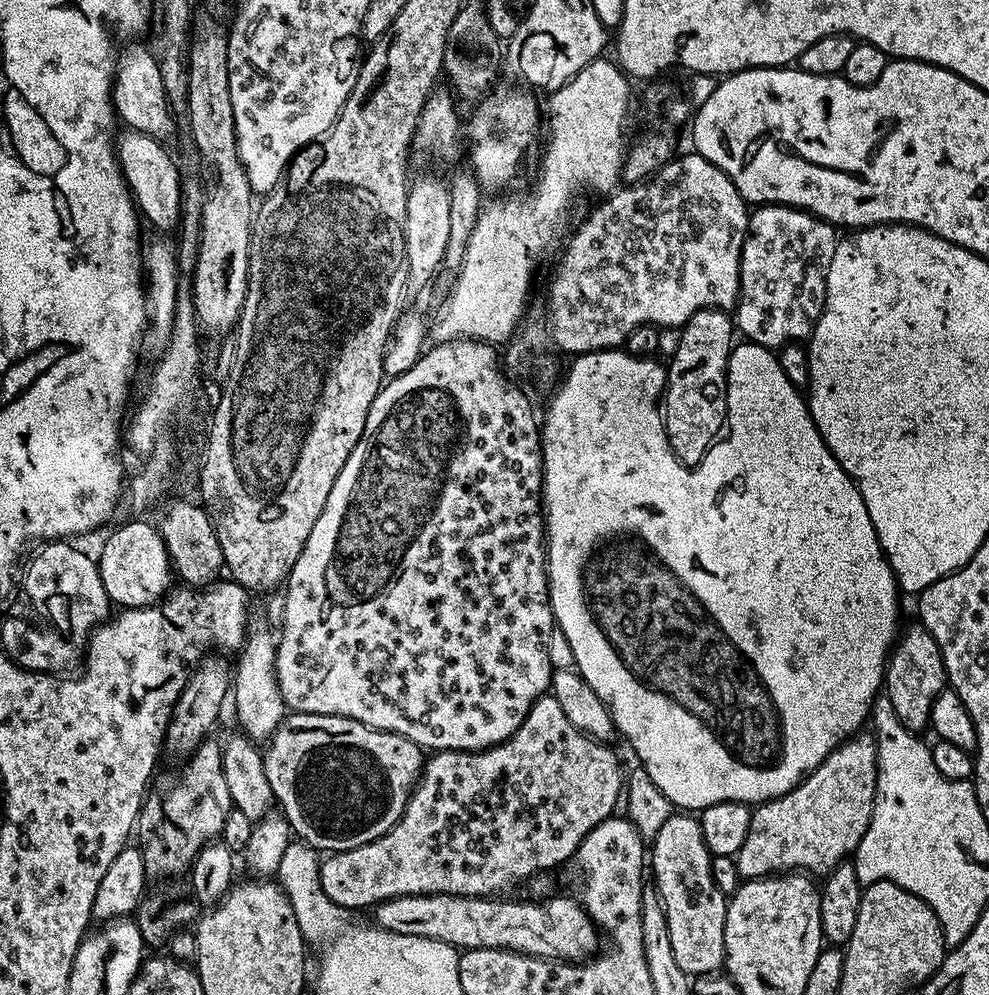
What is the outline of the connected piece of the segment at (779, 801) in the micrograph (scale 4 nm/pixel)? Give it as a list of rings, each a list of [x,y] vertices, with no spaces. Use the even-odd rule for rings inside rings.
[[[857,734],[844,741],[818,765],[794,790],[782,794],[765,804],[752,808],[750,830],[746,830],[746,842],[734,857],[741,877],[759,880],[762,876],[792,874],[799,870],[820,878],[834,871],[855,853],[870,818],[876,801],[876,738],[875,735]]]

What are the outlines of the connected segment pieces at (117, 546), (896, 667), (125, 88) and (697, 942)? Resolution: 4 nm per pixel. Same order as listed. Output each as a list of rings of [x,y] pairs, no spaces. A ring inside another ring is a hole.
[[[132,520],[121,528],[116,528],[108,536],[104,549],[98,555],[100,573],[102,574],[102,586],[106,586],[106,594],[113,605],[125,608],[148,608],[152,604],[158,604],[168,595],[173,587],[174,569],[171,557],[168,556],[167,546],[164,544],[160,531],[155,523],[147,524],[144,520]]]
[[[913,622],[905,632],[903,629],[899,633],[884,670],[884,688],[890,702],[894,702],[894,714],[898,714],[902,726],[906,726],[911,732],[923,733],[923,728],[927,729],[929,727],[928,719],[930,718],[930,710],[934,706],[934,698],[938,698],[938,694],[945,686],[944,663],[942,662],[938,642],[934,642],[934,638],[924,629],[923,624]]]
[[[135,44],[127,45],[125,48],[127,48],[124,52],[123,50],[117,55],[116,60],[116,69],[113,72],[113,86],[112,86],[112,102],[113,107],[116,110],[117,117],[124,123],[124,121],[127,123],[125,124],[131,131],[135,132],[142,132],[147,134],[148,136],[154,137],[156,140],[161,142],[168,142],[168,139],[170,139],[176,132],[176,124],[174,122],[174,118],[170,112],[170,108],[168,106],[168,100],[166,98],[166,88],[164,86],[164,78],[162,76],[162,70],[157,62],[157,60],[154,58],[153,54],[146,50],[142,46],[134,46]]]
[[[673,814],[663,823],[658,834],[650,840],[650,876],[654,881],[656,893],[660,895],[660,901],[664,907],[666,914],[666,926],[670,926],[670,947],[674,950],[674,958],[678,961],[678,966],[682,966],[682,970],[690,978],[699,978],[701,976],[711,976],[719,973],[724,968],[724,939],[726,938],[726,910],[728,909],[728,901],[722,894],[722,890],[718,890],[718,886],[714,886],[714,878],[712,877],[712,853],[708,851],[706,842],[702,838],[702,826],[699,819],[692,814]]]

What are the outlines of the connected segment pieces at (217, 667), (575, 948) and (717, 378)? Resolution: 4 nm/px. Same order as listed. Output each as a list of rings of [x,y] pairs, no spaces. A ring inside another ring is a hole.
[[[212,654],[200,661],[189,676],[178,702],[172,707],[172,717],[164,735],[164,748],[179,758],[187,758],[195,752],[198,745],[209,739],[212,727],[224,708],[224,700],[230,696],[230,668]]]
[[[434,894],[433,896],[399,896],[393,900],[383,900],[380,904],[375,905],[376,912],[375,927],[385,928],[394,934],[414,934],[418,938],[434,938],[447,944],[452,944],[458,950],[467,950],[469,948],[509,948],[511,952],[521,952],[524,956],[541,956],[543,960],[554,960],[557,962],[583,962],[595,955],[602,944],[602,936],[598,931],[596,923],[588,916],[587,910],[583,903],[577,899],[571,900],[568,896],[553,895],[545,902],[529,902],[523,904],[520,900],[500,900],[504,898],[489,898],[486,896],[447,896],[446,894]]]
[[[718,308],[698,310],[680,328],[681,341],[678,348],[666,364],[666,387],[662,392],[662,415],[664,433],[670,450],[682,464],[695,466],[716,443],[725,431],[726,417],[726,374],[728,373],[728,355],[734,347],[734,320],[727,311]]]

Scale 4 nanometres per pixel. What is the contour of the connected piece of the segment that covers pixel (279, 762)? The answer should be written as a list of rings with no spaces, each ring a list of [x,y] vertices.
[[[292,712],[285,715],[284,721],[280,723],[272,739],[267,741],[262,755],[264,758],[264,769],[266,770],[264,781],[270,786],[278,808],[280,804],[281,809],[279,808],[279,811],[282,813],[284,819],[287,820],[289,829],[295,835],[297,832],[301,836],[297,837],[309,849],[315,850],[320,854],[335,854],[337,852],[345,852],[346,850],[354,850],[358,846],[366,846],[366,842],[374,842],[378,838],[382,838],[382,834],[390,831],[402,818],[404,808],[408,804],[408,799],[412,796],[412,789],[416,787],[416,781],[419,780],[420,774],[424,770],[426,759],[425,749],[420,748],[414,742],[410,742],[410,738],[402,738],[393,732],[383,732],[377,728],[371,728],[363,724],[360,720],[351,720],[345,716],[306,714],[305,712]]]

